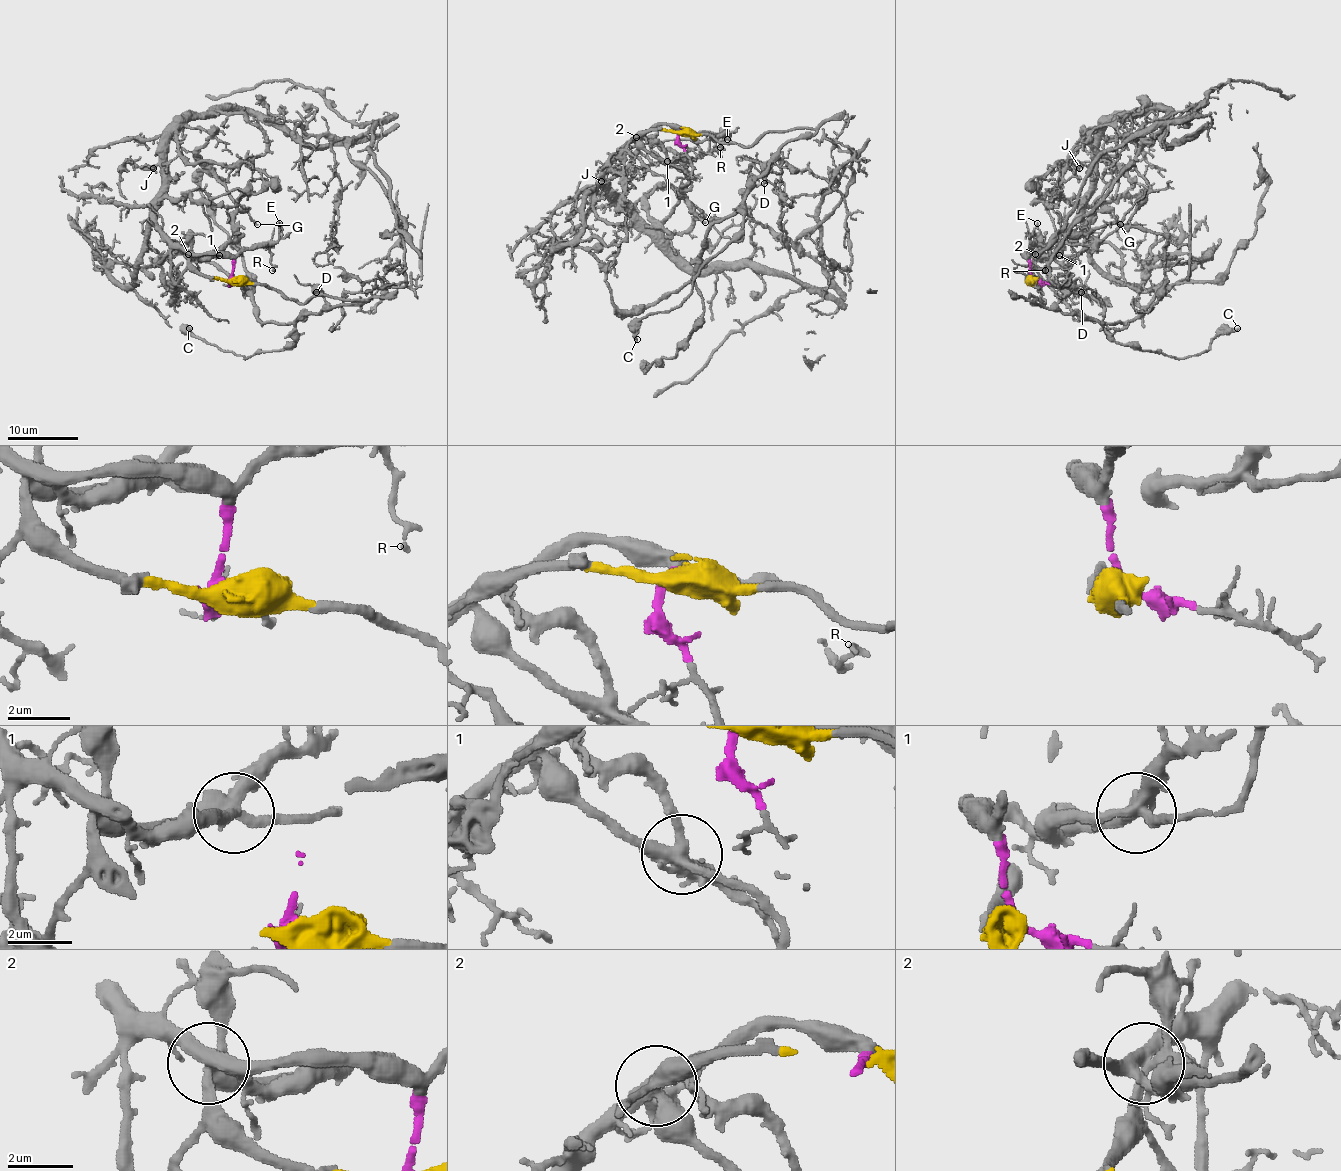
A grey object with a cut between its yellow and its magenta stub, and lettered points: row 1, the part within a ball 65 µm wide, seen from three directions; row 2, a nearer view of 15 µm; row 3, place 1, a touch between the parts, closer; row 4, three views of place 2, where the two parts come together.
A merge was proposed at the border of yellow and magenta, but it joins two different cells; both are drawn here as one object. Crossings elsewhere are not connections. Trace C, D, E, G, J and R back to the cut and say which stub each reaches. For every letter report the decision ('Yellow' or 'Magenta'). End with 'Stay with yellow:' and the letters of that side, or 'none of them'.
C: Yellow
D: Yellow
E: Magenta
G: Yellow
J: Magenta
R: Magenta
Stay with yellow: C, D, G

